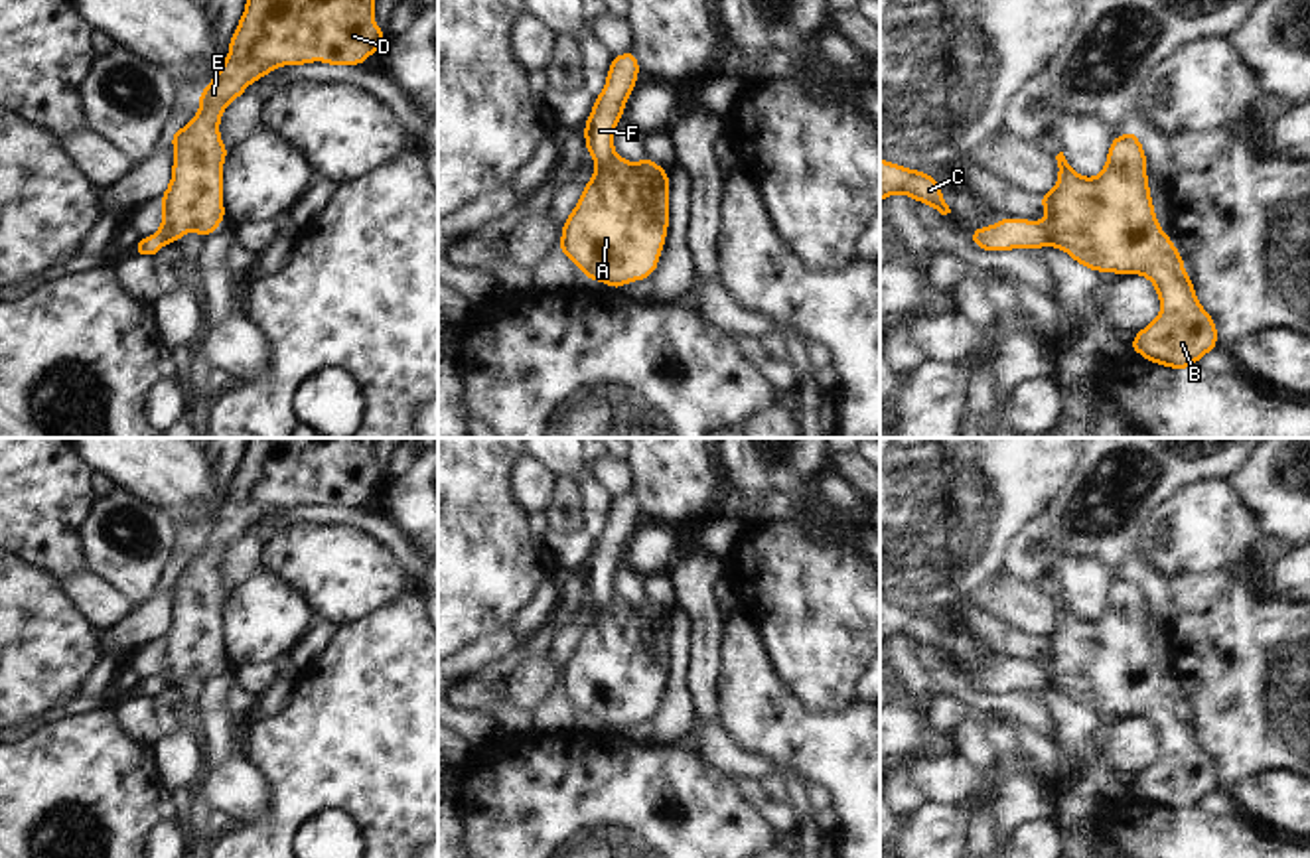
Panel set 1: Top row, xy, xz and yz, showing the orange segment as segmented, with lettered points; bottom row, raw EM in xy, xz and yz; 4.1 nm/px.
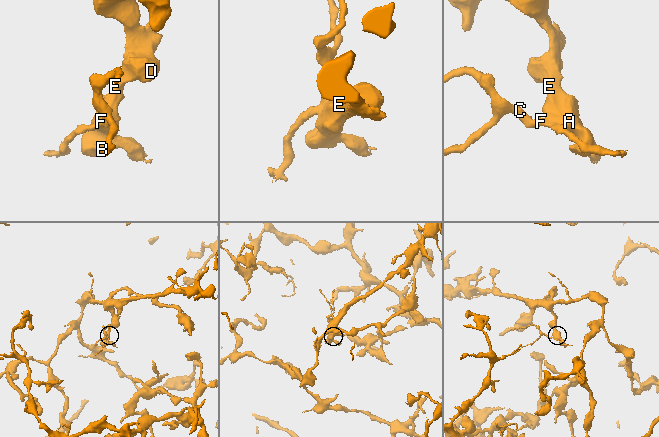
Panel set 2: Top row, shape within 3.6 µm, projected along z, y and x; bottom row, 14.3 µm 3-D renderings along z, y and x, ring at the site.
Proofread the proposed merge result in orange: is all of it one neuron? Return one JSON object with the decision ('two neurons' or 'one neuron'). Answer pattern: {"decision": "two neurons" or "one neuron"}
{"decision": "two neurons"}

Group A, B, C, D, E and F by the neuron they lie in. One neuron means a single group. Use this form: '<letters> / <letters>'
A B D E / C F

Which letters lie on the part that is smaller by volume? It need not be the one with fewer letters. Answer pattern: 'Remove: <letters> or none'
Remove: C, F

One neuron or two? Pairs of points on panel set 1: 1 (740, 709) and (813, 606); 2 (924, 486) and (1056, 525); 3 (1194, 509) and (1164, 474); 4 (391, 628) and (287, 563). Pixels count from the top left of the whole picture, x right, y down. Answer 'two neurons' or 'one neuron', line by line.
1: two neurons
2: two neurons
3: two neurons
4: two neurons

